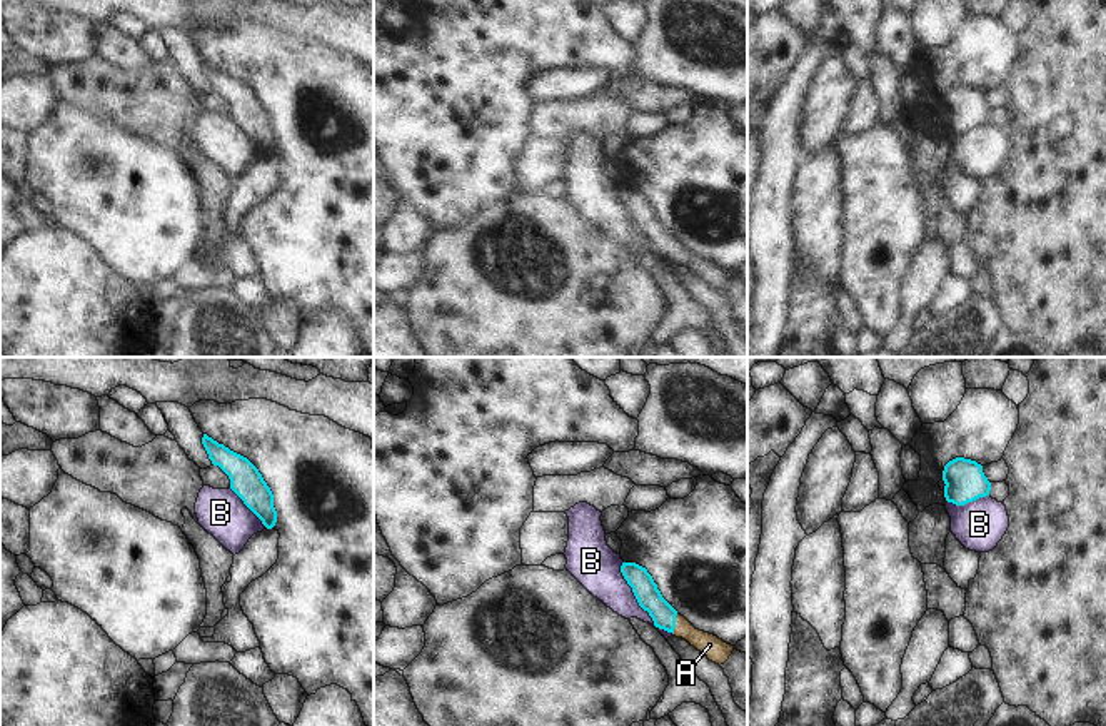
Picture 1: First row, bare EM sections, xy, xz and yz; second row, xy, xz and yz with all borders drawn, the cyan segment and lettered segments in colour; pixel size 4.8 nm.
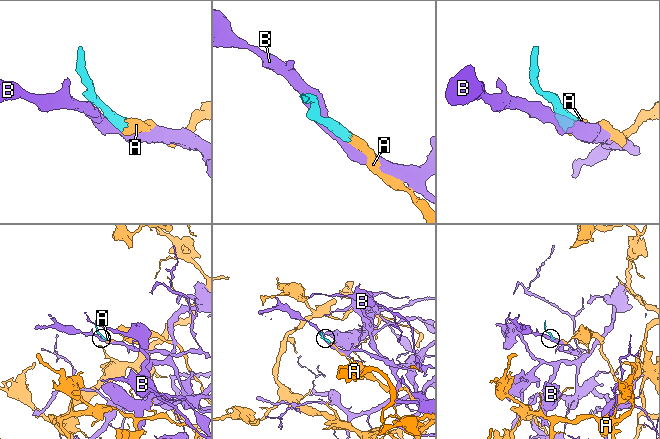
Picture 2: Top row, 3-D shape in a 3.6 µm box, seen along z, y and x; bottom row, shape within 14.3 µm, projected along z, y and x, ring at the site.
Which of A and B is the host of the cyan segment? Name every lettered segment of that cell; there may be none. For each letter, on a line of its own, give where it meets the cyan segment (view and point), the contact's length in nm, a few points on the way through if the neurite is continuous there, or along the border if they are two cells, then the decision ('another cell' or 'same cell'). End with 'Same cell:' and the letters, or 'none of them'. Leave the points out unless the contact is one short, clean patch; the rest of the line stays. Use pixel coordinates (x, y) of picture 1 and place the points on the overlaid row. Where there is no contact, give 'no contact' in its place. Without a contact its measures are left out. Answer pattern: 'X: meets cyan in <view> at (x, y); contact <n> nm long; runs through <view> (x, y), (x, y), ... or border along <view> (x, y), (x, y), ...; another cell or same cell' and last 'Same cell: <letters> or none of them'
A: meets cyan in xz at (674, 625); contact 100 nm long; runs through xz (649, 598), (674, 625), (718, 651); same cell
B: meets cyan in xz at (638, 601); contact 440 nm long; another cell
Same cell: A

